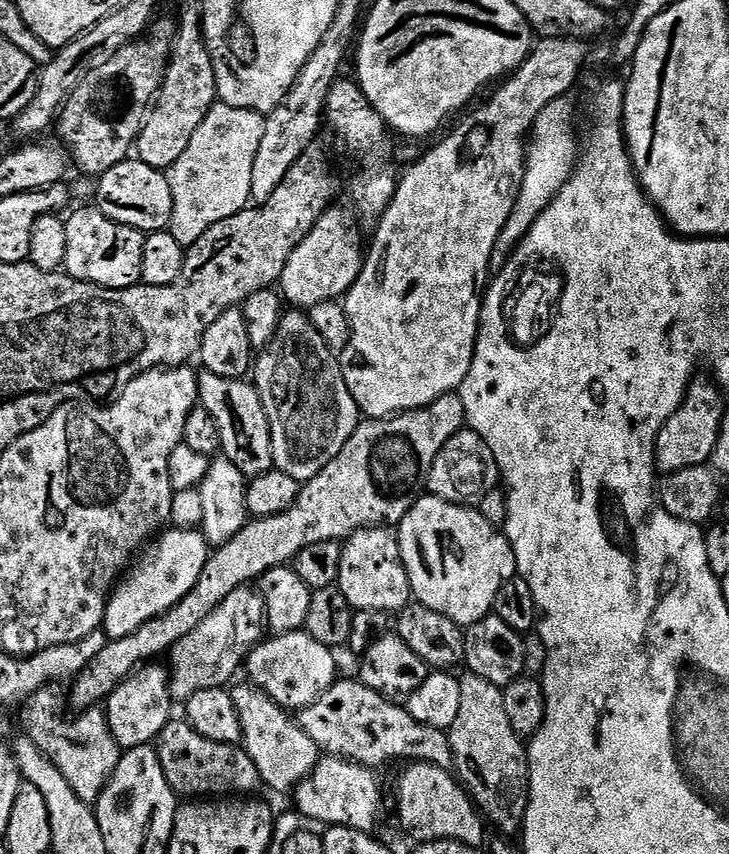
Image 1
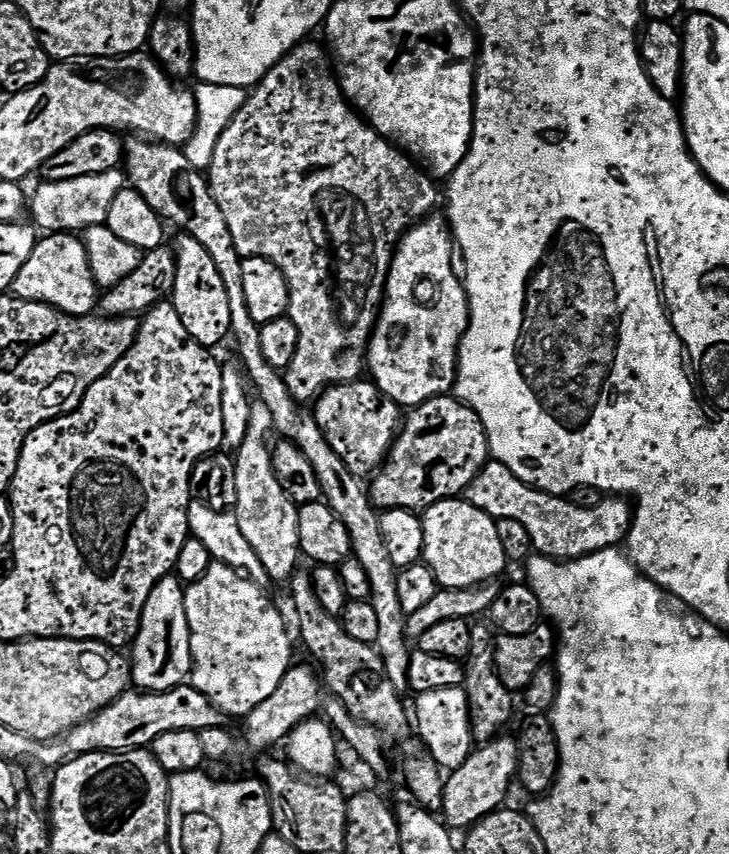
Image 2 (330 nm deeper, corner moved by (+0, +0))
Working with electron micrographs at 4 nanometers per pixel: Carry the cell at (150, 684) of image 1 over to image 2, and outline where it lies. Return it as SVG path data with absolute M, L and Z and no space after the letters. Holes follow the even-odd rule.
M169 574L156 583L150 598L146 598L140 629L130 645L131 683L141 692L168 692L191 677L190 622L186 622L184 590L180 577Z

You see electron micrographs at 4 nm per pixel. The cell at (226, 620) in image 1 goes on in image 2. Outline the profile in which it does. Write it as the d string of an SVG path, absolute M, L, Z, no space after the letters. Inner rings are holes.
M253 401L250 412L250 425L243 444L234 454L237 475L238 502L235 514L246 542L265 567L271 581L284 583L295 575L301 557L298 538L299 507L285 492L273 469L271 445L266 438L274 430L273 415L262 401Z

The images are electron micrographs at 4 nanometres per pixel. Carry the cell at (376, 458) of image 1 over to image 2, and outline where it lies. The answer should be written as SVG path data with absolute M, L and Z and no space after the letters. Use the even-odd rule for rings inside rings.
M455 395L435 396L403 417L388 459L371 477L372 503L380 510L405 508L419 513L438 502L467 493L470 482L474 482L489 459L488 432L478 414Z

